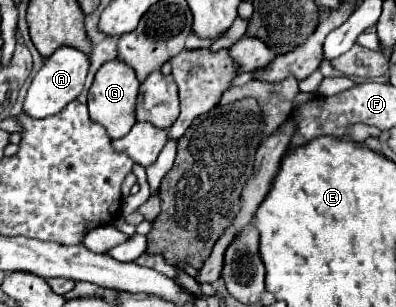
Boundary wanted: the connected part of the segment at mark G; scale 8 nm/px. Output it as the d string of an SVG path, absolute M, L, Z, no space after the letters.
M119 59L107 61L99 67L99 71L95 73L95 81L89 89L89 115L93 121L101 123L111 139L121 139L123 135L127 135L131 131L131 127L135 125L135 101L137 101L137 77L133 73L133 69L125 63L121 63Z

